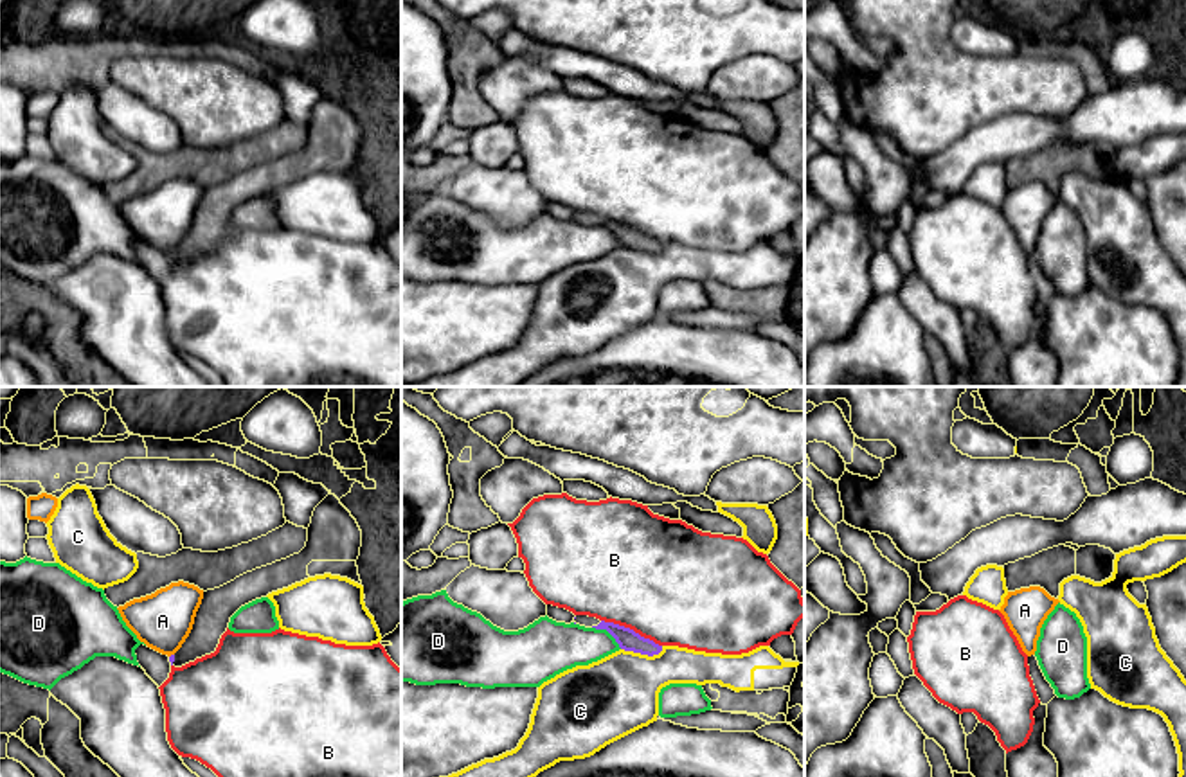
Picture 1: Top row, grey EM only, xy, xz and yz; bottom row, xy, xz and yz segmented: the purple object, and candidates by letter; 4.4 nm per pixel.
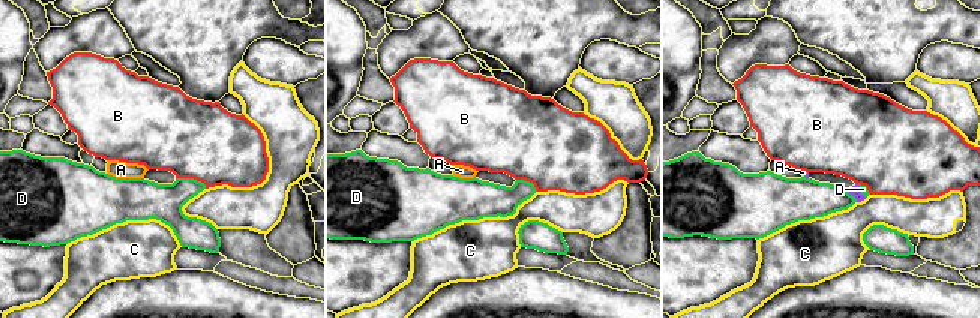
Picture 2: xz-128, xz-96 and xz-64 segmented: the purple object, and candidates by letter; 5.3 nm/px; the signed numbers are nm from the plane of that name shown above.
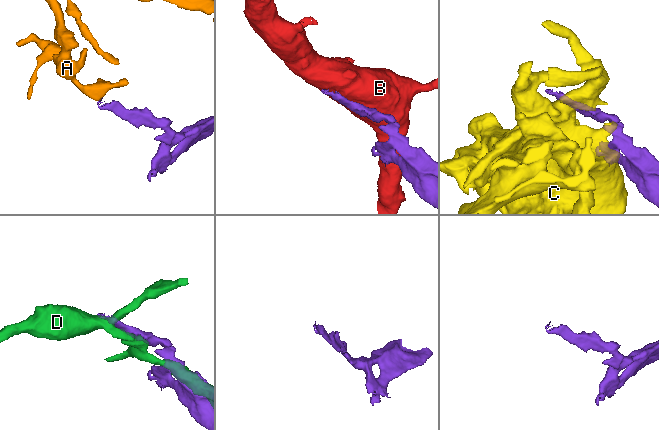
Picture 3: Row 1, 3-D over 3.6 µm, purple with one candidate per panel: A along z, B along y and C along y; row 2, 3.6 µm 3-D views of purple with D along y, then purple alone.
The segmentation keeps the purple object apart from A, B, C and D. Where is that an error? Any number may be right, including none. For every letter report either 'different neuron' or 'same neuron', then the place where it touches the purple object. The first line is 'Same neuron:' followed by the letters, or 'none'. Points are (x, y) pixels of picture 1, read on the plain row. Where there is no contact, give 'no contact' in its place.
Same neuron: none
A: different neuron; meets purple in xy at (171, 252)
B: different neuron; meets purple in xz at (632, 227)
C: different neuron; meets purple in xz at (643, 250)
D: different neuron; meets purple in xz at (609, 229)

